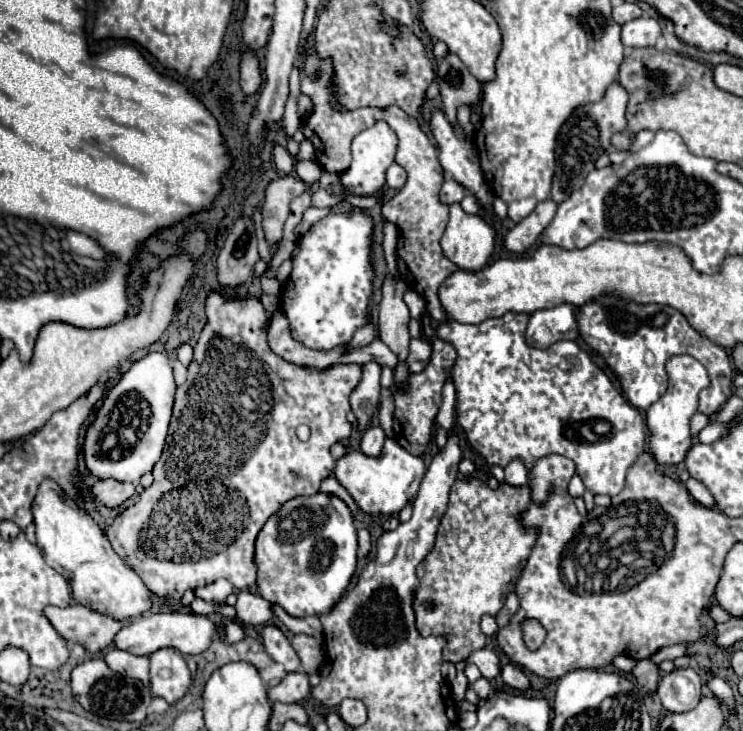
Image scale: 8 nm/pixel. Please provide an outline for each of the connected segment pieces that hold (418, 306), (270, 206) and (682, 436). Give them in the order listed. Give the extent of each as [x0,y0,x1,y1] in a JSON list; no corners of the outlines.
[[403,289,425,319],[263,175,319,245],[647,355,709,465]]

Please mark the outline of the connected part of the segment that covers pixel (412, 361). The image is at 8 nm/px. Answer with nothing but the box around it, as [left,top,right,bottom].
[407,339,431,373]

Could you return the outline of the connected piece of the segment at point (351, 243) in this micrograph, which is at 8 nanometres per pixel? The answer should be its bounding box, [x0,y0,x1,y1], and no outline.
[281,211,373,349]

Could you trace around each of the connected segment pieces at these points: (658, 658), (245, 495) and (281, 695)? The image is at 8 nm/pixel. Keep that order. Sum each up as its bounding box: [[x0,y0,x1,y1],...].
[[651,643,689,663],[105,291,361,599],[269,671,311,703]]

